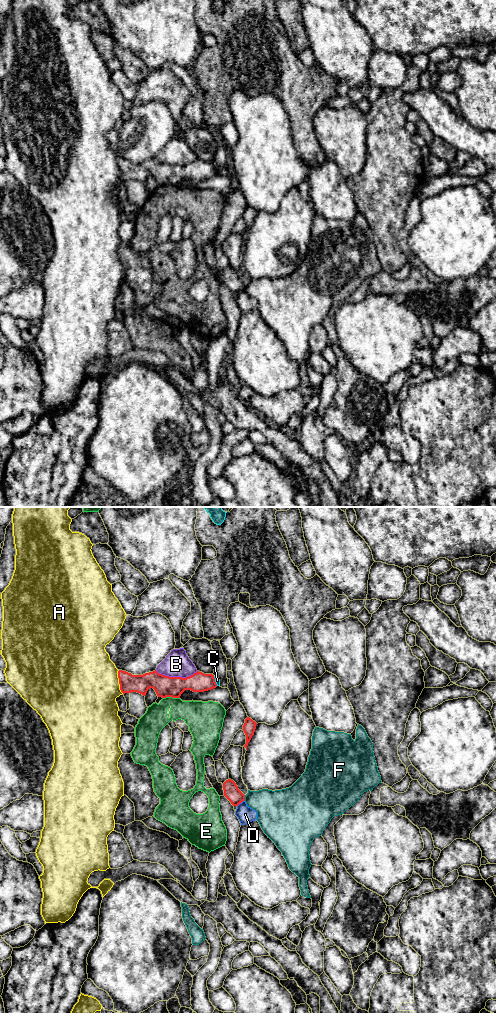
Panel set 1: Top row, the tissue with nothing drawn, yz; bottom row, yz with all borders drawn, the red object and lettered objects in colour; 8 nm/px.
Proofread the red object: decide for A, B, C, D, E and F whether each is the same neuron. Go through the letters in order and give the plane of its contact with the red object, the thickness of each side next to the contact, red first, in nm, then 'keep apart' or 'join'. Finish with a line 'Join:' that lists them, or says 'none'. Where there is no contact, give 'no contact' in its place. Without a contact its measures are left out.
A: contact in yz; calibres 150 and 500 nm; keep apart
B: contact in yz; calibres 170 and 200 nm; keep apart
C: contact in yz; calibres 160 and 40 nm; keep apart
D: contact in yz; calibres 120 and 140 nm; keep apart
E: contact in yz; calibres 170 and 220 nm; keep apart
F: contact in yz; calibres 120 and 280 nm; keep apart
Join: none

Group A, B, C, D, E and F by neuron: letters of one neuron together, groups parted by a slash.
A / B / C / D / E / F

